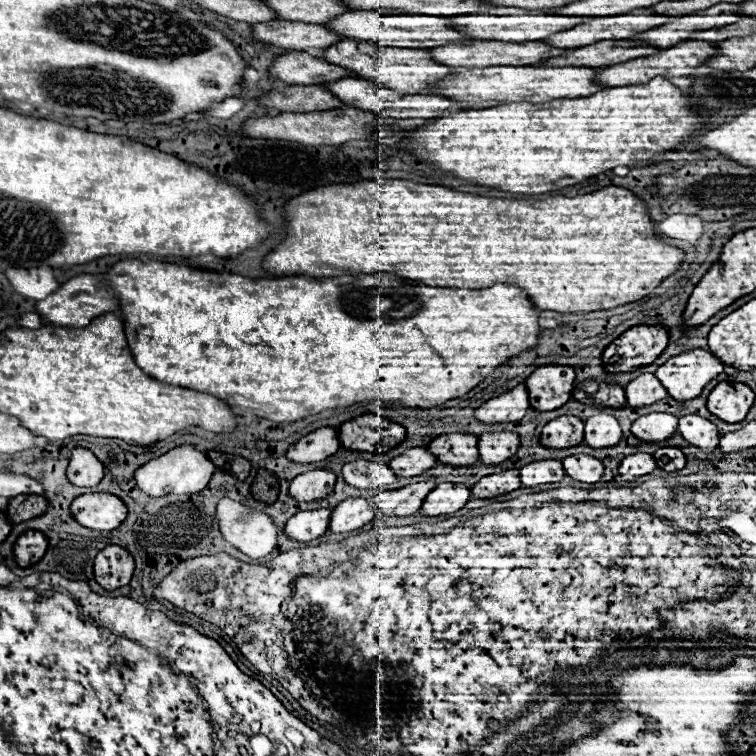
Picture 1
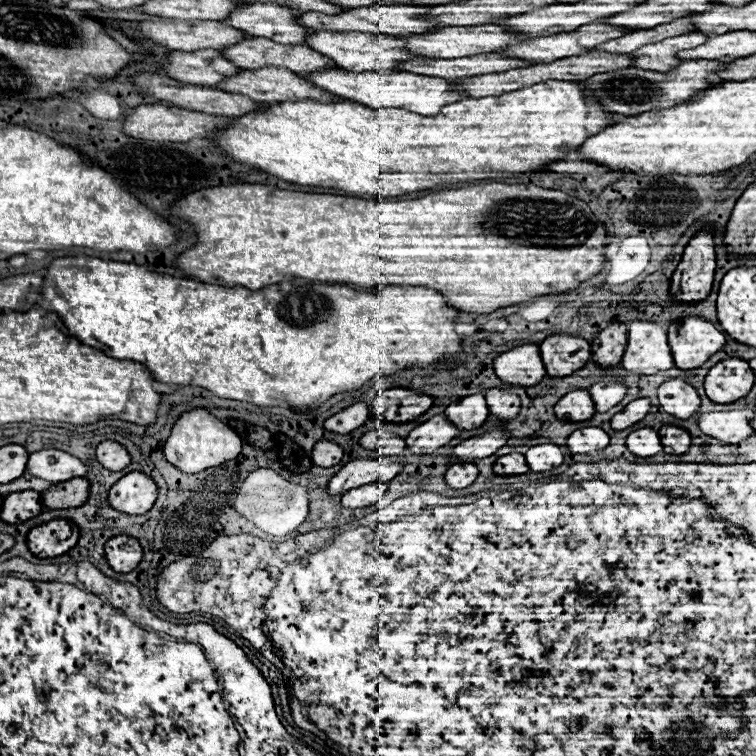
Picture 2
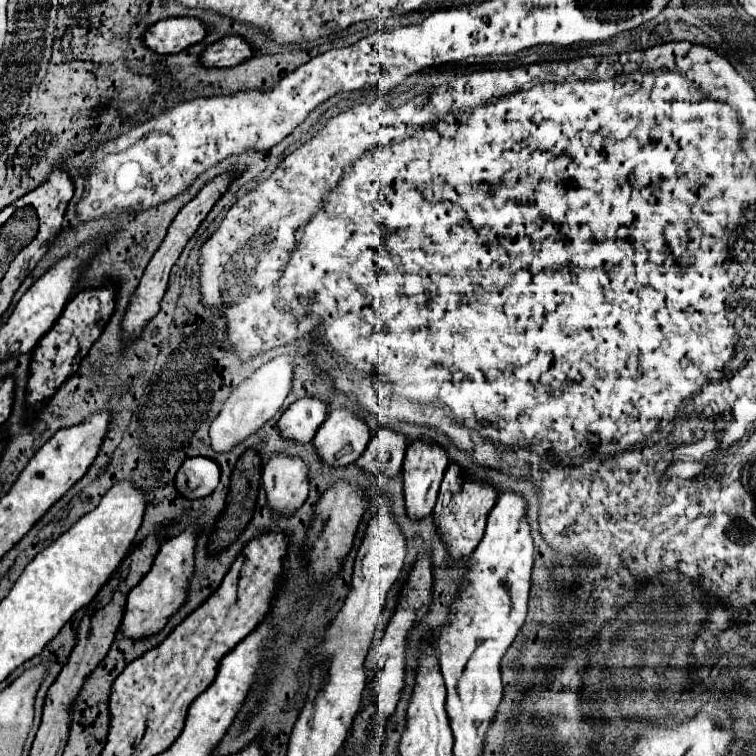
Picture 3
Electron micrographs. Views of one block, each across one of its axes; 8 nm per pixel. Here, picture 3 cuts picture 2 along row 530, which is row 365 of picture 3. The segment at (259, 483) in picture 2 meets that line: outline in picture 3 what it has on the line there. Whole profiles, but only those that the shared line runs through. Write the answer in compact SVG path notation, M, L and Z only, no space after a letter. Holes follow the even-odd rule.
M282 354L272 362L264 364L252 376L248 376L224 402L222 412L210 426L210 446L214 452L228 452L234 446L242 444L248 436L256 434L282 406L284 398L292 388L292 358Z

